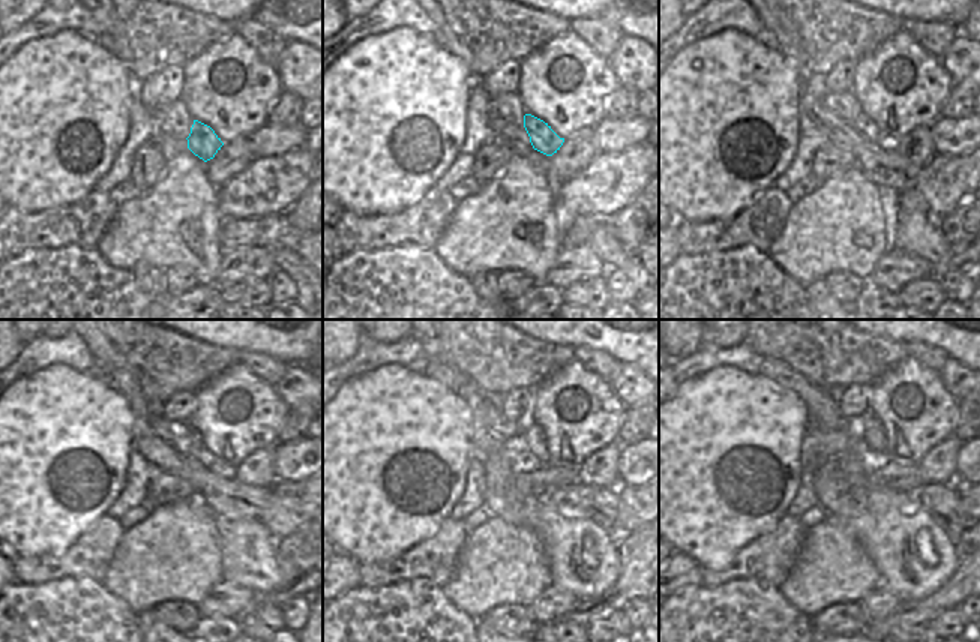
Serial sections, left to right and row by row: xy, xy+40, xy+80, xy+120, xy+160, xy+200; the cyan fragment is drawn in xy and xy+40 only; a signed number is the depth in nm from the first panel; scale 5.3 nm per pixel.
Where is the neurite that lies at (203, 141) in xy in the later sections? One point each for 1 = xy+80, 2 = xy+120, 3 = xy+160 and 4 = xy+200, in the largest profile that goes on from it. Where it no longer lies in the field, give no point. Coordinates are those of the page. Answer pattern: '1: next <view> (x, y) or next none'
1: next xy+80 (874, 132)
2: next xy+120 (194, 447)
3: next xy+160 (535, 438)
4: next xy+200 (874, 437)

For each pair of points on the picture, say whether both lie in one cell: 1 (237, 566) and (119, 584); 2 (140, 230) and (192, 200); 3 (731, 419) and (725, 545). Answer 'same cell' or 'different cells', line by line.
1: different cells
2: same cell
3: same cell

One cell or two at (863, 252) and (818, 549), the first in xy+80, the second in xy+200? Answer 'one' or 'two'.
one

